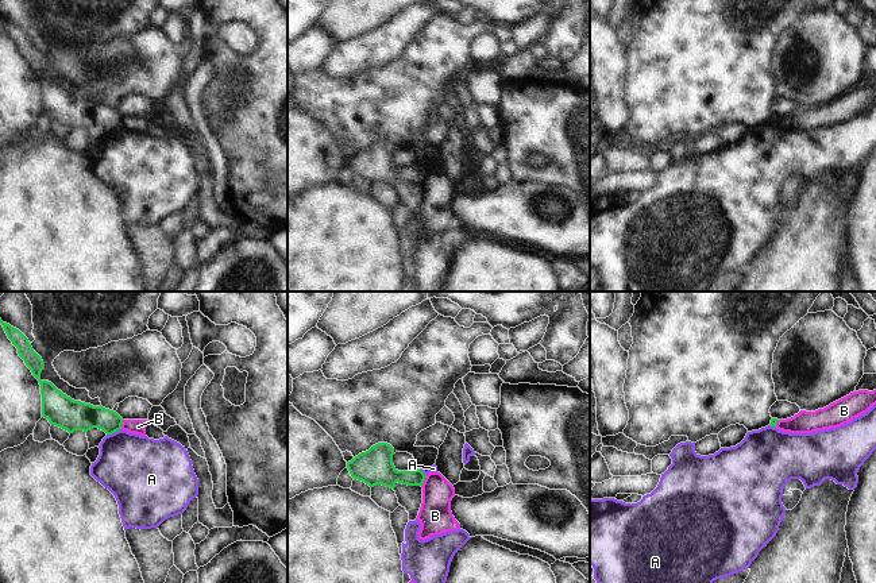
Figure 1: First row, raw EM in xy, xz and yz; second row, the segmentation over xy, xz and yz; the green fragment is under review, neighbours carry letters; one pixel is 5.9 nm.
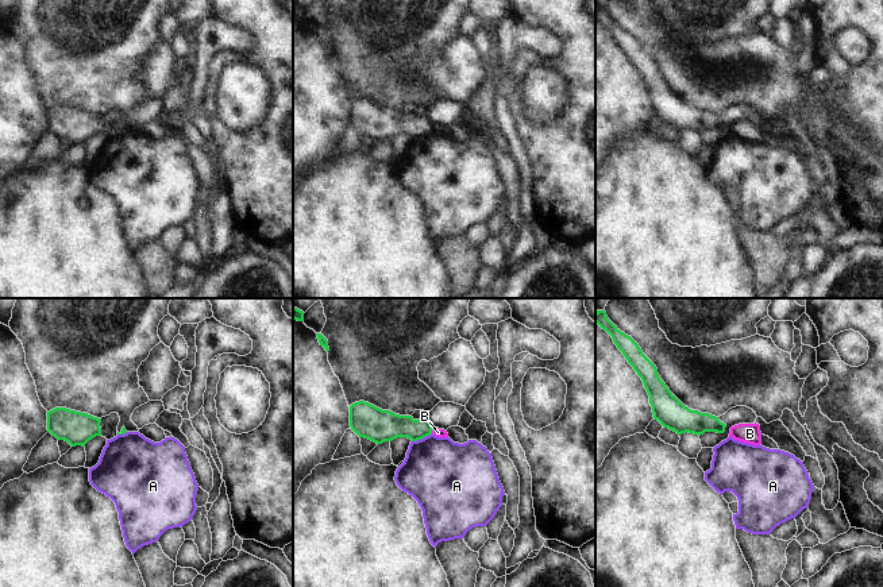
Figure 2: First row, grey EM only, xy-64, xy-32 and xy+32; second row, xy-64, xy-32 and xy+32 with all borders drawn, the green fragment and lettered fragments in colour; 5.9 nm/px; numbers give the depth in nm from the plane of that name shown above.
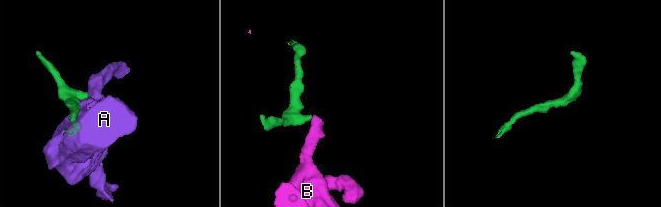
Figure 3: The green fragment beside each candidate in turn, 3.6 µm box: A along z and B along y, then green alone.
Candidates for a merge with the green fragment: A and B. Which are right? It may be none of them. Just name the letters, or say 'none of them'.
none of them

